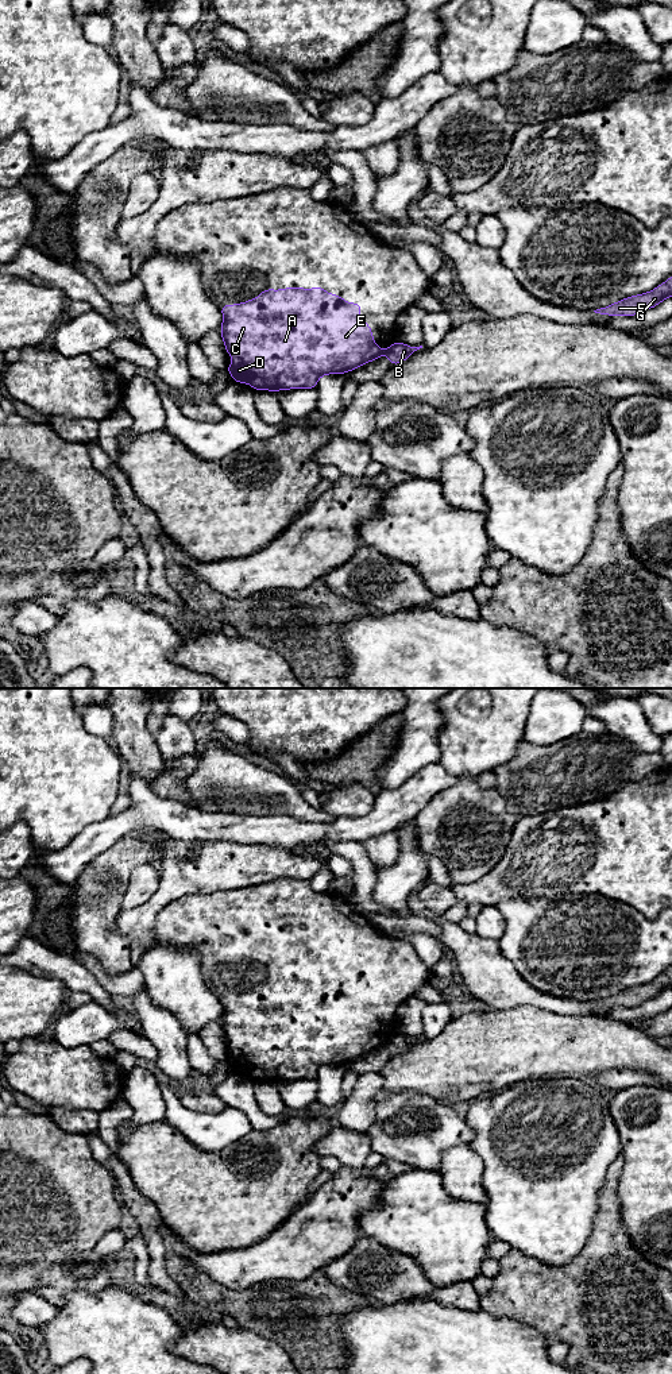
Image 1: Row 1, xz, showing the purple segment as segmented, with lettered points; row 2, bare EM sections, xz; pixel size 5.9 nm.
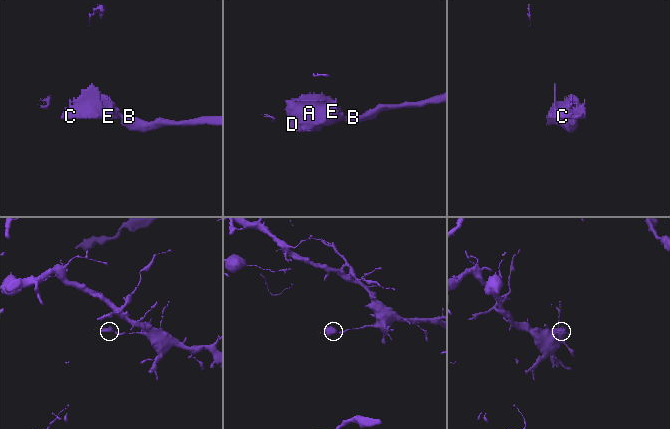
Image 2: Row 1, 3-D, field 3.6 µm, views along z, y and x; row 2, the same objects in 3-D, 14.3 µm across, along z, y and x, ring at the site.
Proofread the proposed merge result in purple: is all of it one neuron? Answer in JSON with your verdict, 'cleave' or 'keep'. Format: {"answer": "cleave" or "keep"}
{"answer": "cleave"}

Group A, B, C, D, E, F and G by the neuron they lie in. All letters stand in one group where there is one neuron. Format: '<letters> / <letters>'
A C D E / B F G

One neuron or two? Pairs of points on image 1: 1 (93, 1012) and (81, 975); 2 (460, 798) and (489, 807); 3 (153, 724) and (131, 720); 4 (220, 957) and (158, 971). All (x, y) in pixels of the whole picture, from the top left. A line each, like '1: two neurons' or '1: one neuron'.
1: two neurons
2: one neuron
3: two neurons
4: two neurons

